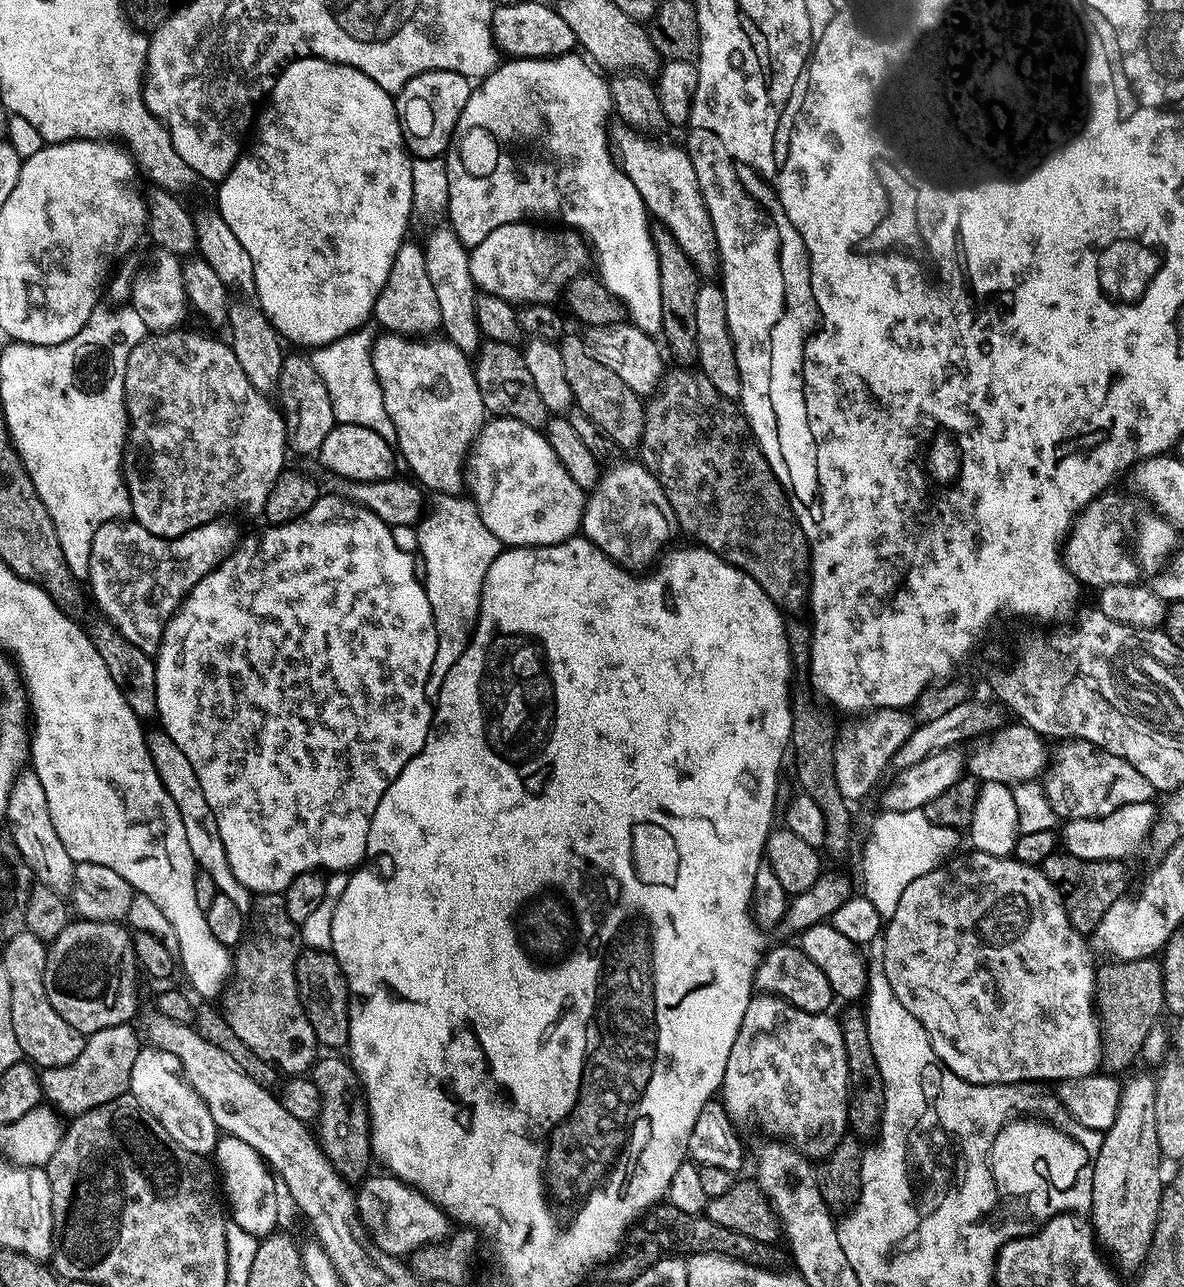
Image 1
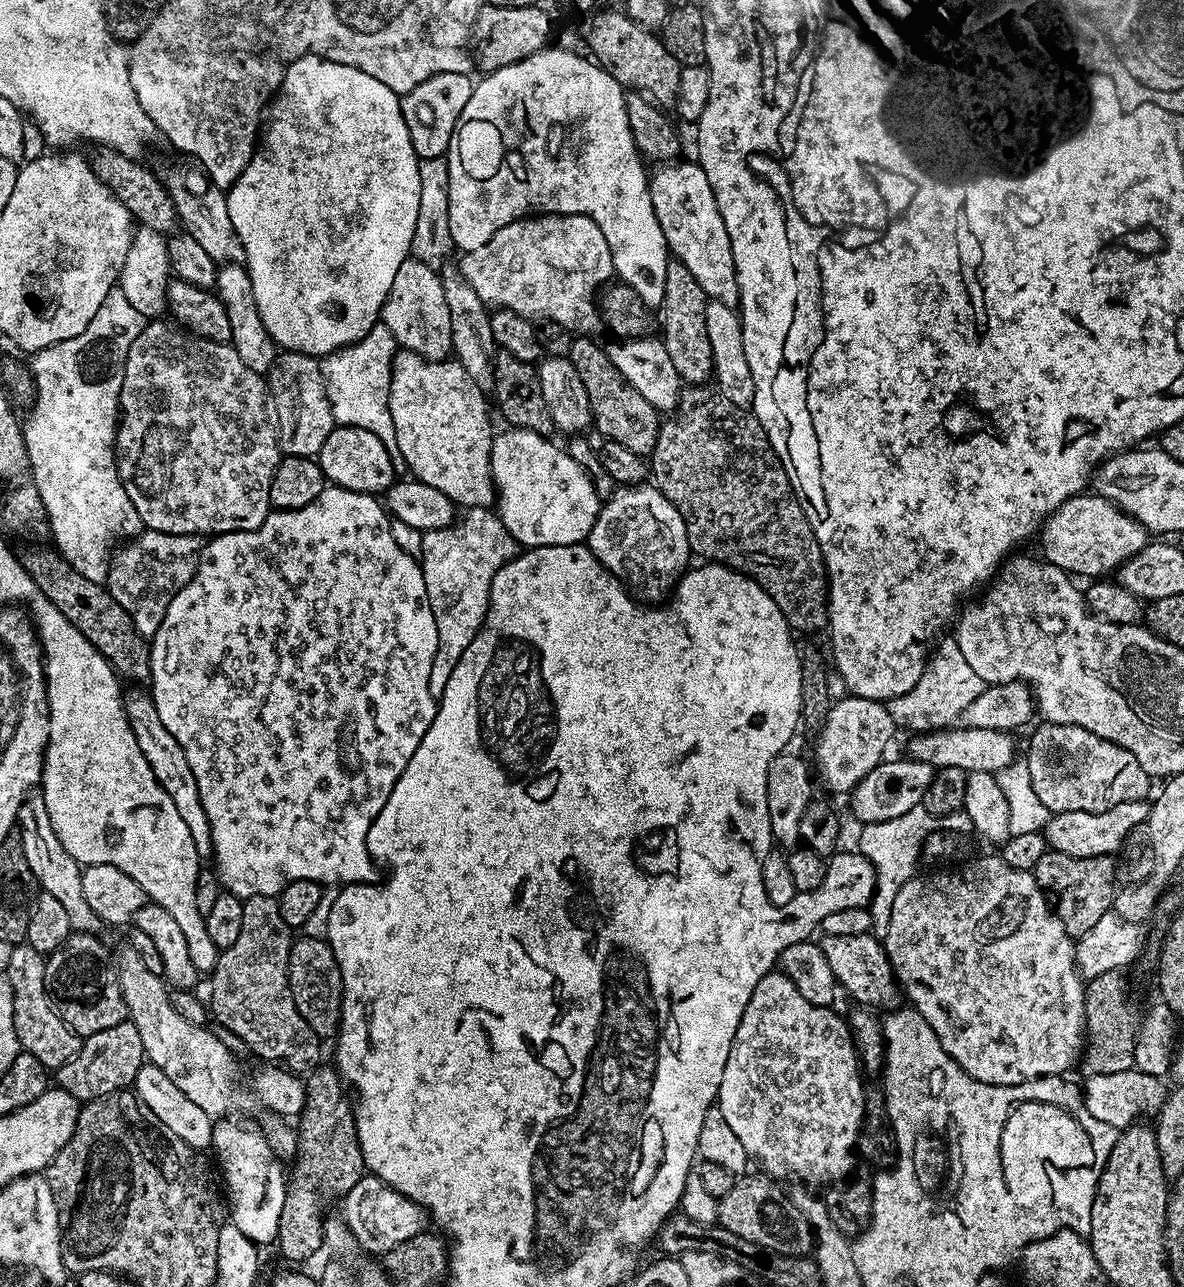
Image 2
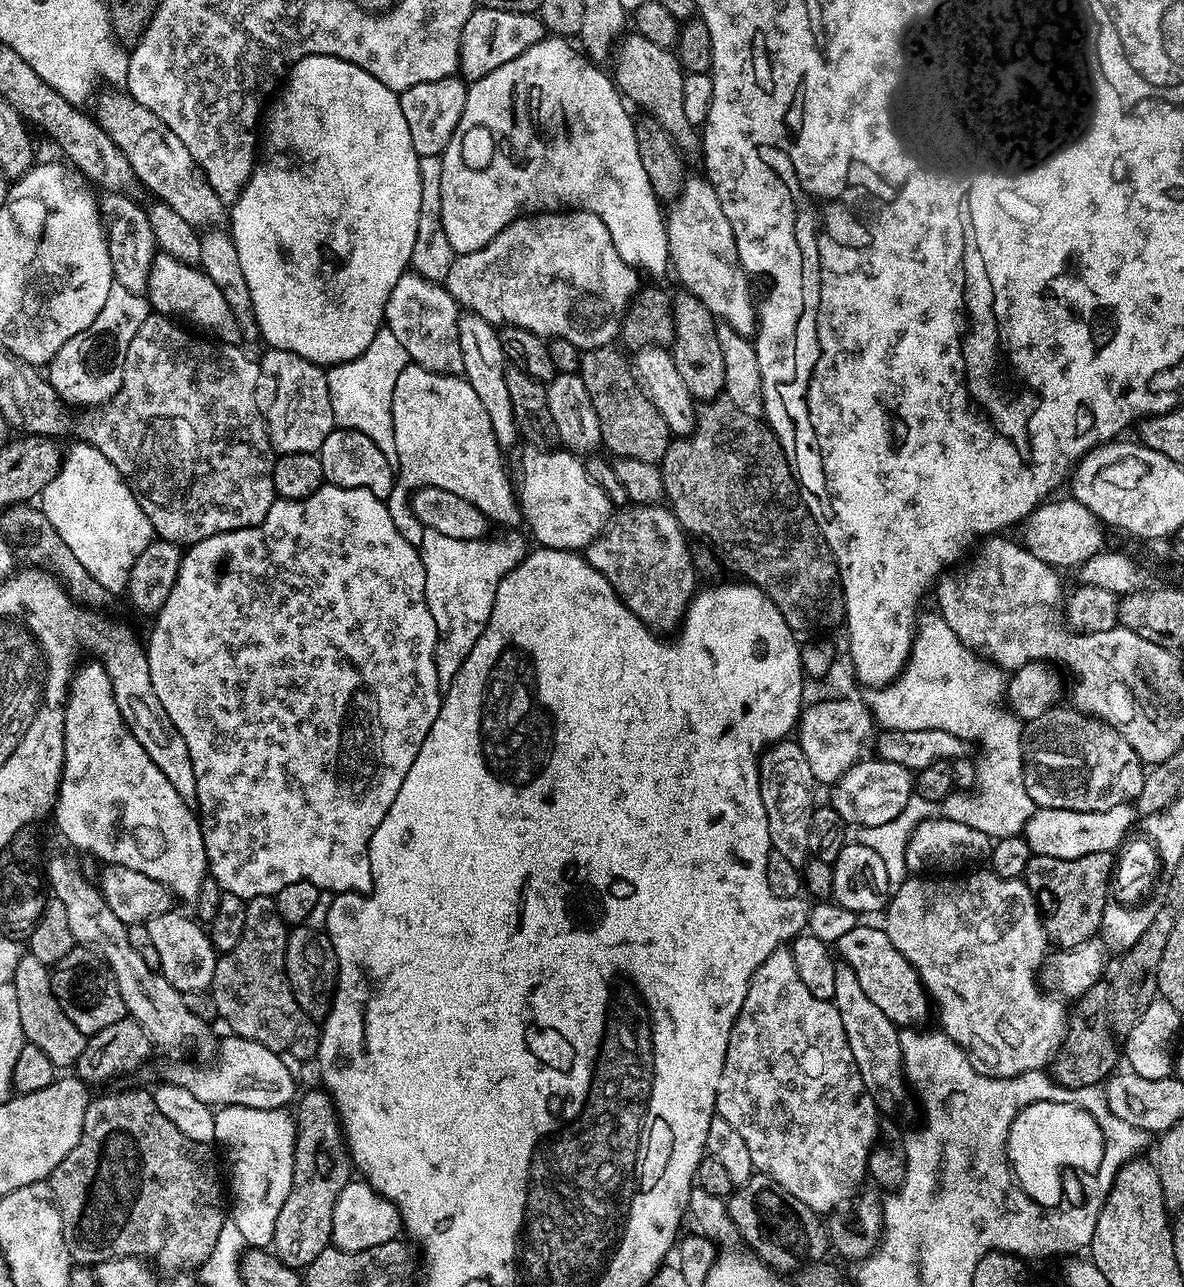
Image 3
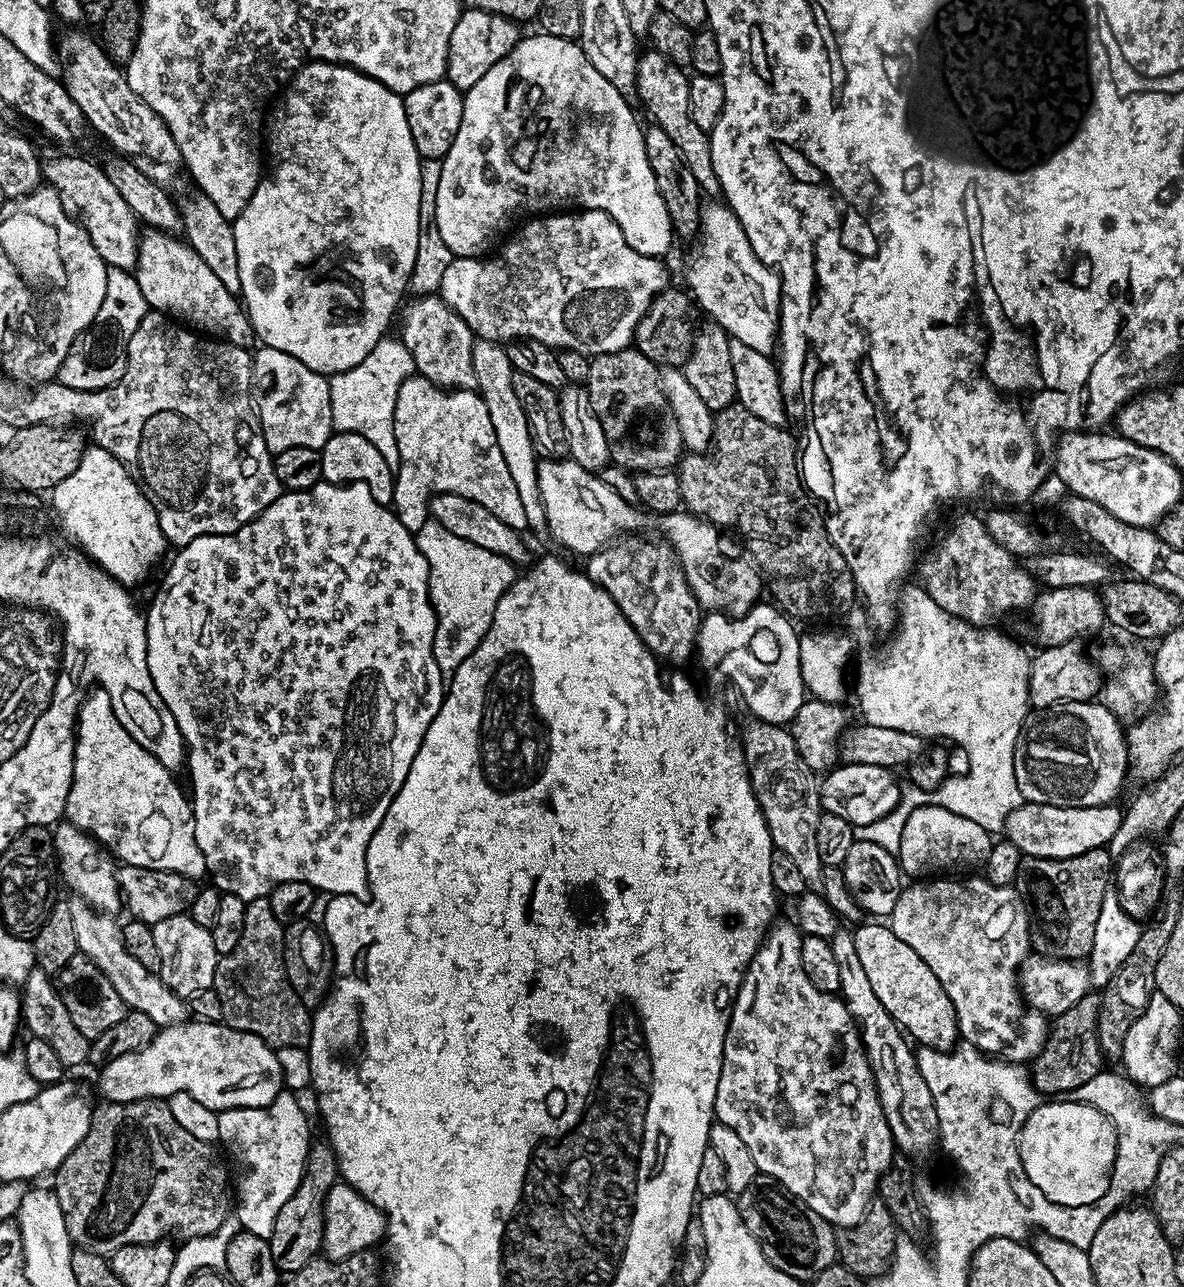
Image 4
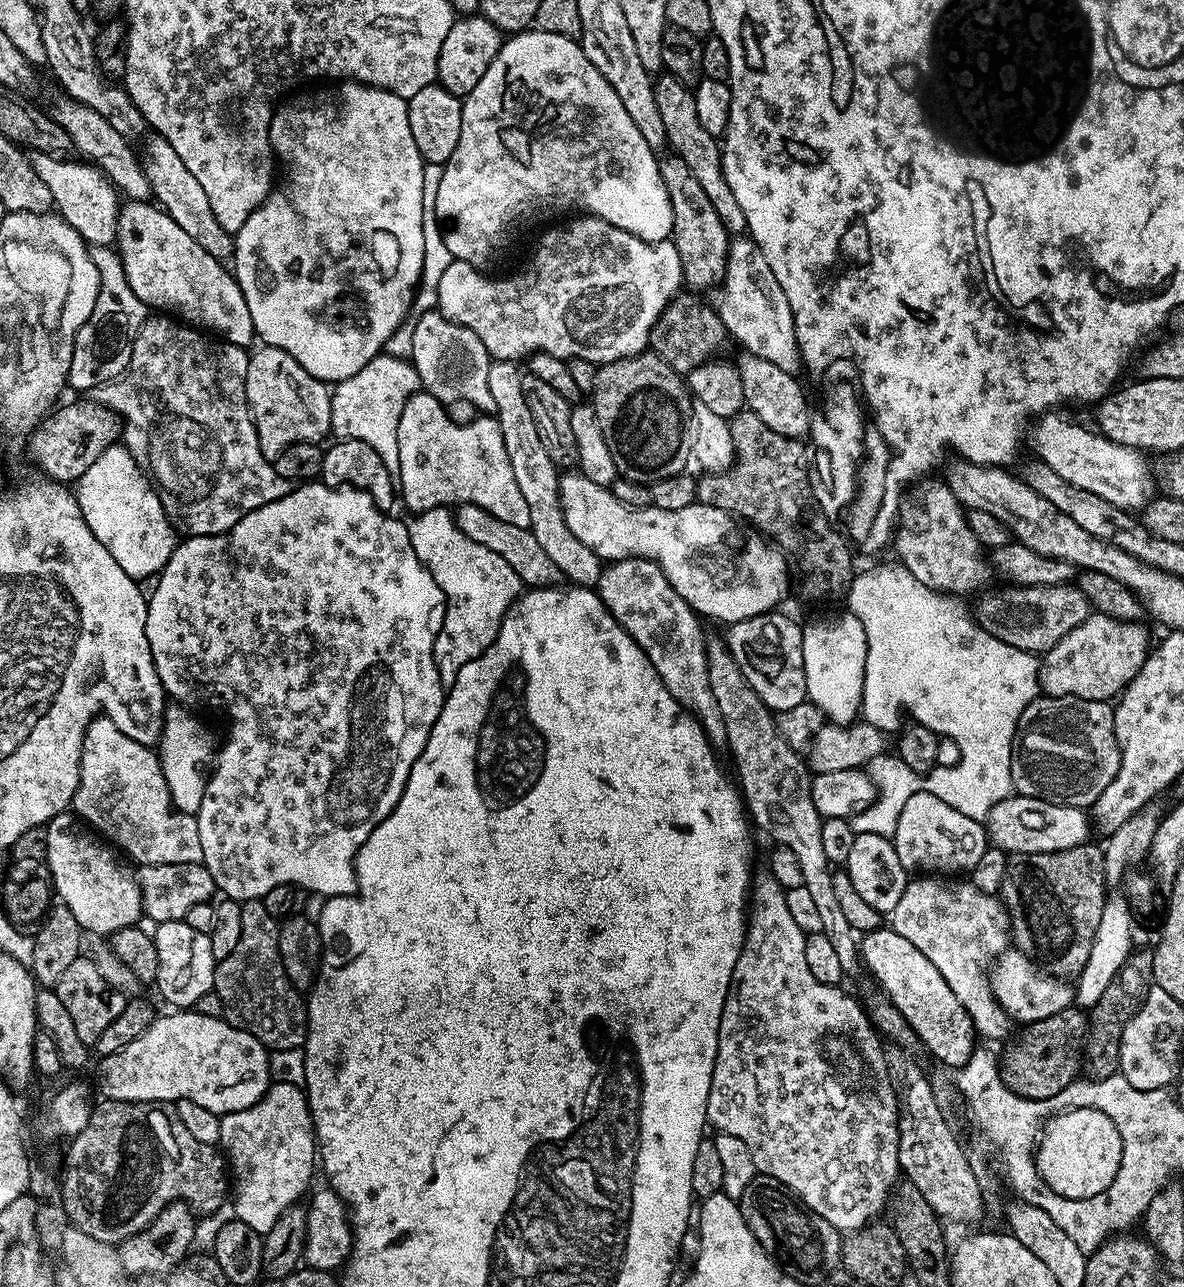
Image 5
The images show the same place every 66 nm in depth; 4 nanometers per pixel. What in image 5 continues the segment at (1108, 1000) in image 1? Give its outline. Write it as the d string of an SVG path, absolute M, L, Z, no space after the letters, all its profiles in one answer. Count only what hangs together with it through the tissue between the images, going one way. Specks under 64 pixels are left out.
M1079 1006L1067 1008L1062 1014L1027 1025L1021 1032L1024 1033L1020 1040L1013 1039L1004 1052L1004 1060L1002 1056L999 1061L1000 1075L1014 1094L1034 1100L1052 1098L1078 1079L1084 1064L1084 1041L1088 1039L1085 1009Z

